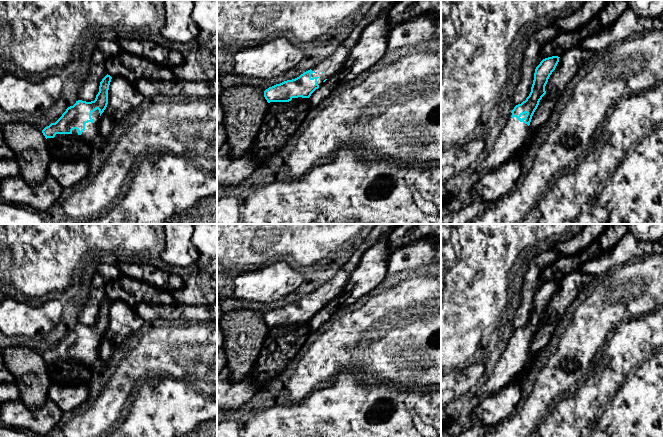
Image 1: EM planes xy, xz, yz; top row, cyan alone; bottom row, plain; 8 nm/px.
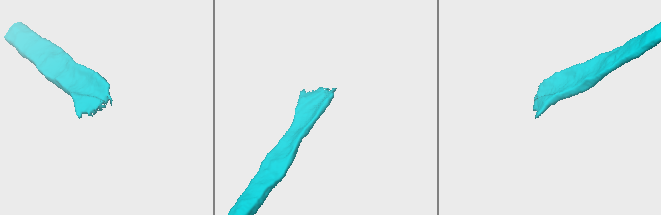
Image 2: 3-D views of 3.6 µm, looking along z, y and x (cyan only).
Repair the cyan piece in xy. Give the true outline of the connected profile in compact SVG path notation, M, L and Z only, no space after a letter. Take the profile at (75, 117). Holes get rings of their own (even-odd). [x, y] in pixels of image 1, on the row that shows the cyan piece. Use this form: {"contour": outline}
{"contour": "M106 75L100 82L99 92L94 101L76 101L55 122L42 130L45 138L54 138L56 134L80 135L93 148L103 145L104 137L99 132L99 117L108 104L108 90L112 77Z"}

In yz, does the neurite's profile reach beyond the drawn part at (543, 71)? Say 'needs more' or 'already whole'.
needs more

